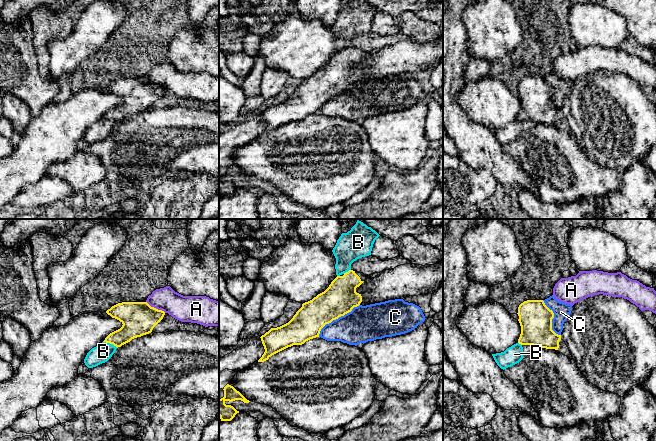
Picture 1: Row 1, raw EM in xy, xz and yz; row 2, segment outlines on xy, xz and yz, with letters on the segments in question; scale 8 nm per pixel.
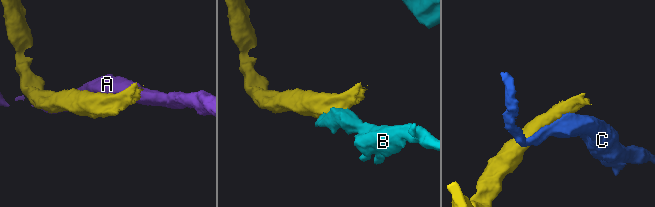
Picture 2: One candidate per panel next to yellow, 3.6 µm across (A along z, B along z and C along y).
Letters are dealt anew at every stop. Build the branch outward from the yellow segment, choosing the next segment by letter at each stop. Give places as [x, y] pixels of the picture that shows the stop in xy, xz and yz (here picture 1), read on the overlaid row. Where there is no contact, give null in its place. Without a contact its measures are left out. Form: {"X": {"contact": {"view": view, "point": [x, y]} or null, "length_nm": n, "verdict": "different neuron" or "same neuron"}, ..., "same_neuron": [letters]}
{"A": {"contact": {"view": "xy", "point": [155, 308]}, "length_nm": 180, "verdict": "different neuron"}, "B": {"contact": {"view": "xy", "point": [110, 343]}, "length_nm": 130, "verdict": "different neuron"}, "C": {"contact": {"view": "xz", "point": [336, 318]}, "length_nm": 420, "verdict": "different neuron"}, "same_neuron": []}

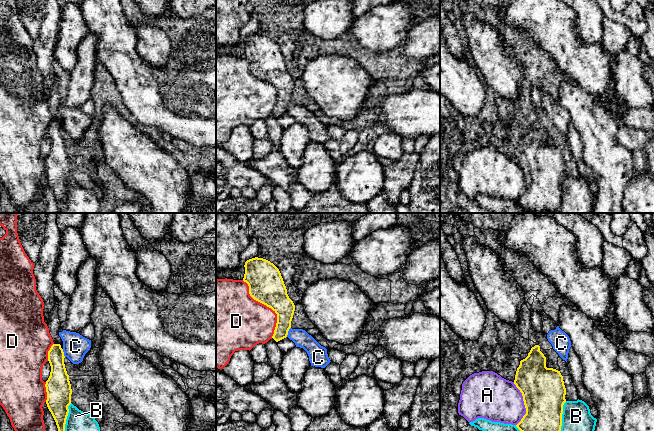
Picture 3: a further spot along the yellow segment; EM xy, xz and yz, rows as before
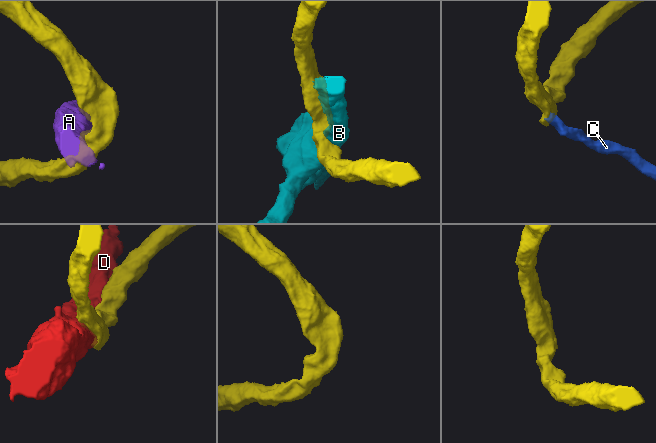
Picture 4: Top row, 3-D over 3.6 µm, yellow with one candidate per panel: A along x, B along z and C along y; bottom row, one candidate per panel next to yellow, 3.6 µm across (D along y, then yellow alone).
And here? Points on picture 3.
{"A": {"contact": {"view": "yz", "point": [524, 404]}, "length_nm": 360, "verdict": "different neuron"}, "B": {"contact": {"view": "yz", "point": [561, 416]}, "length_nm": 240, "verdict": "different neuron"}, "C": {"contact": {"view": "xz", "point": [287, 332]}, "length_nm": 90, "verdict": "different neuron"}, "D": {"contact": {"view": "xz", "point": [267, 306]}, "length_nm": 500, "verdict": "different neuron"}, "same_neuron": []}

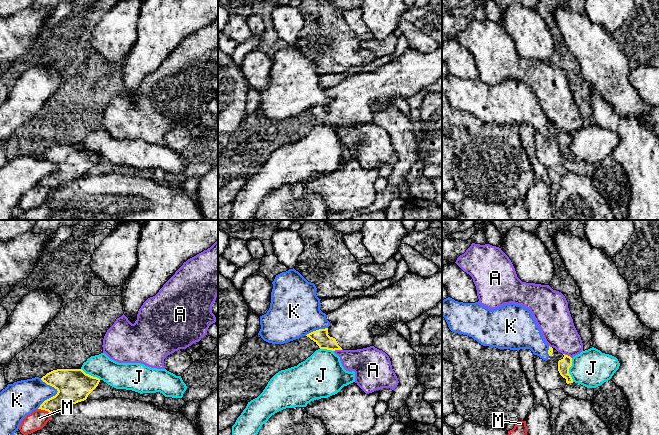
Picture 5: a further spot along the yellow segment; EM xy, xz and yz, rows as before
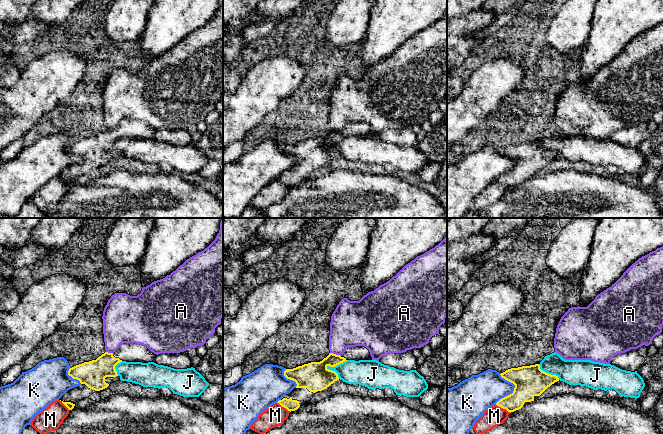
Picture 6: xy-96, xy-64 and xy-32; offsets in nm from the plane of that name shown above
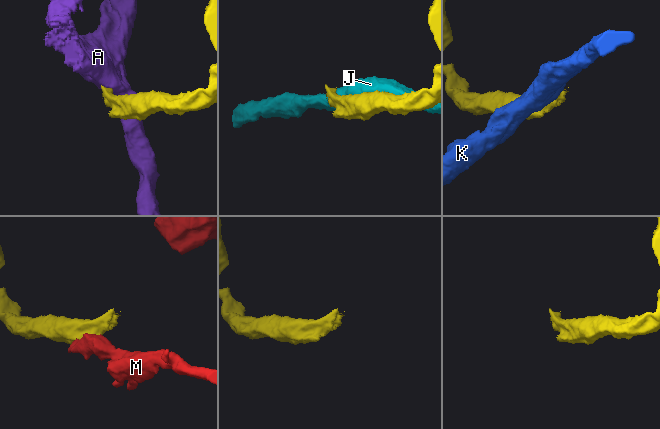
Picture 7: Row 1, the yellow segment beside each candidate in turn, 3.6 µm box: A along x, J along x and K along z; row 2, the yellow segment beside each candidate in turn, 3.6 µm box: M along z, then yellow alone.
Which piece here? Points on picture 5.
{"A": {"contact": {"view": "yz", "point": [567, 355]}, "length_nm": 80, "verdict": "different neuron"}, "J": {"contact": {"view": "yz", "point": [568, 370]}, "length_nm": 190, "verdict": "different neuron"}, "K": {"contact": {"view": "xy", "point": [57, 393]}, "length_nm": 260, "verdict": "different neuron"}, "M": {"contact": {"view": "xy", "point": [45, 410]}, "length_nm": 130, "verdict": "different neuron"}, "same_neuron": []}

